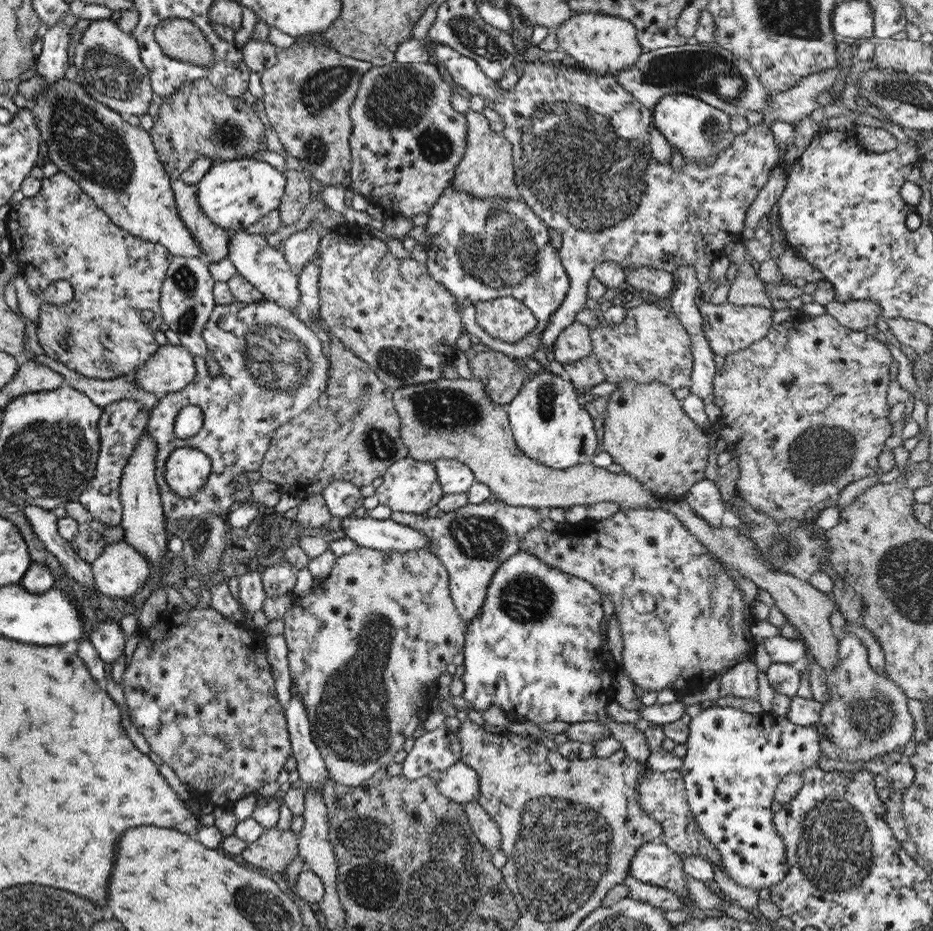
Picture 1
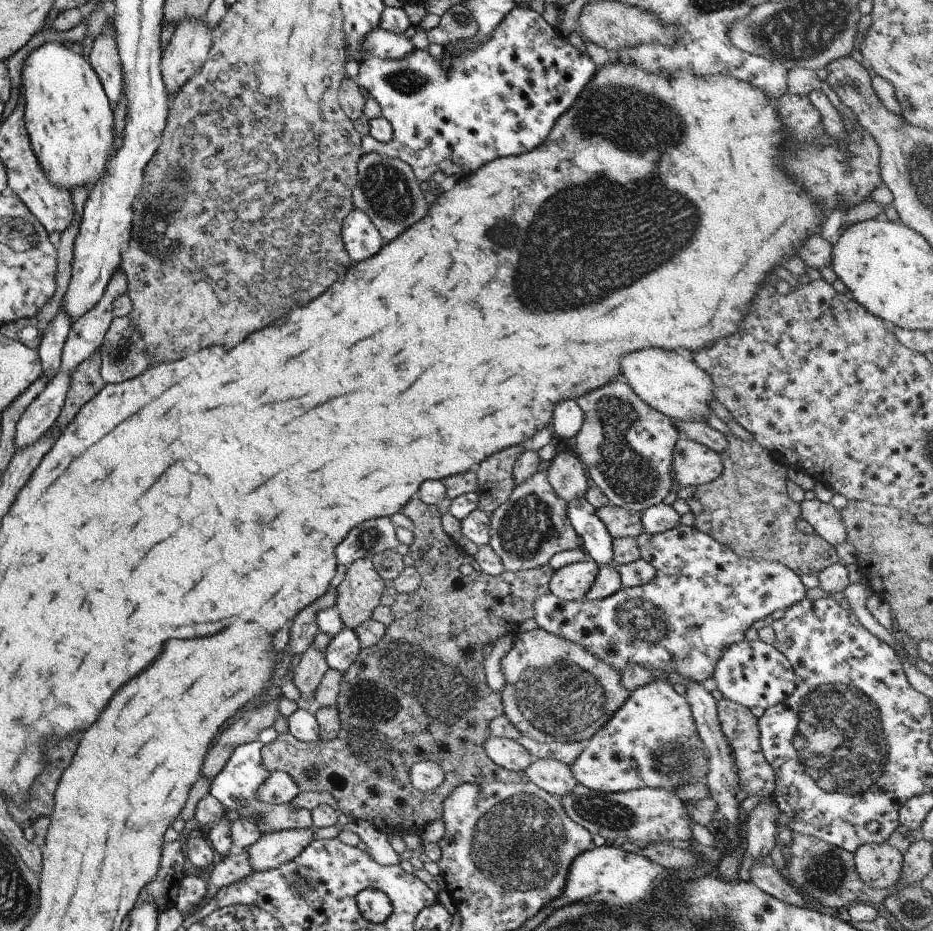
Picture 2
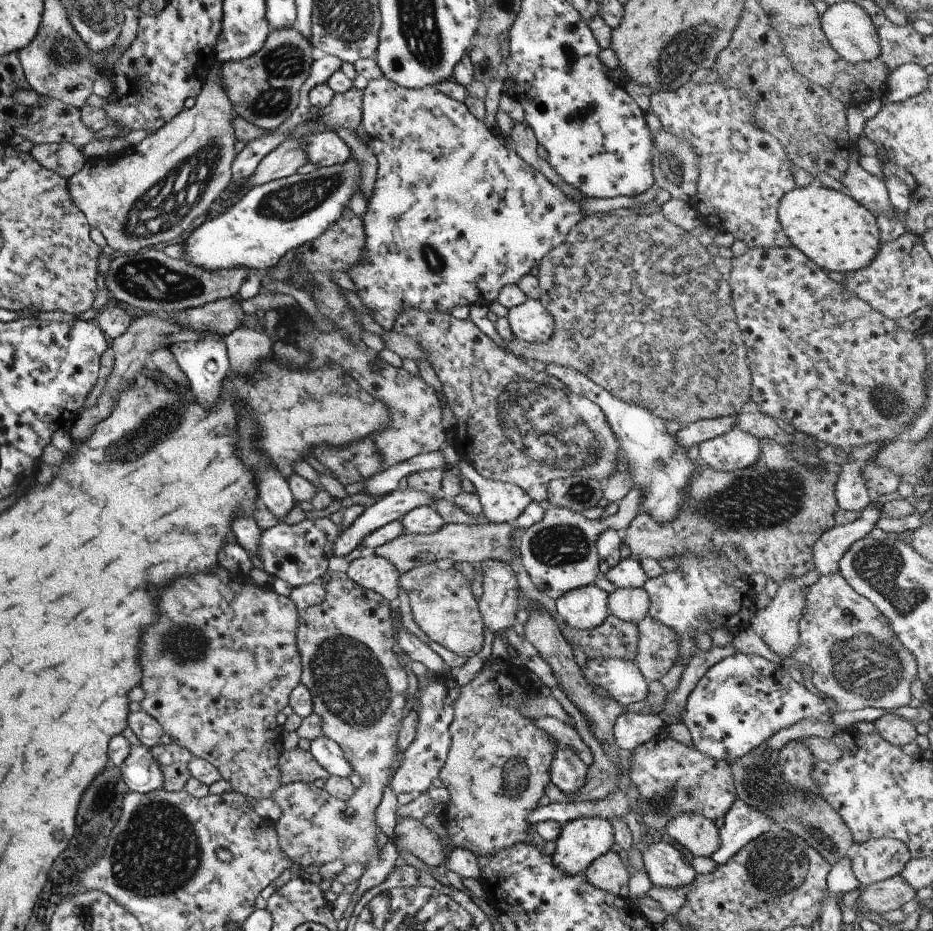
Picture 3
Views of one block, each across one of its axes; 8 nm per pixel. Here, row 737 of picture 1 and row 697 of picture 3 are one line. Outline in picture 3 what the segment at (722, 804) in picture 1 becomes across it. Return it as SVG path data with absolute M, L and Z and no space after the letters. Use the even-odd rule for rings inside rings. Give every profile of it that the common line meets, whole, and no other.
M733 654L714 663L697 682L686 699L682 724L691 735L693 747L712 760L725 760L728 764L747 755L759 744L766 742L781 728L787 728L795 722L808 718L811 721L831 722L833 711L831 704L806 690L802 683L797 684L785 673L785 667L769 662L753 654Z

